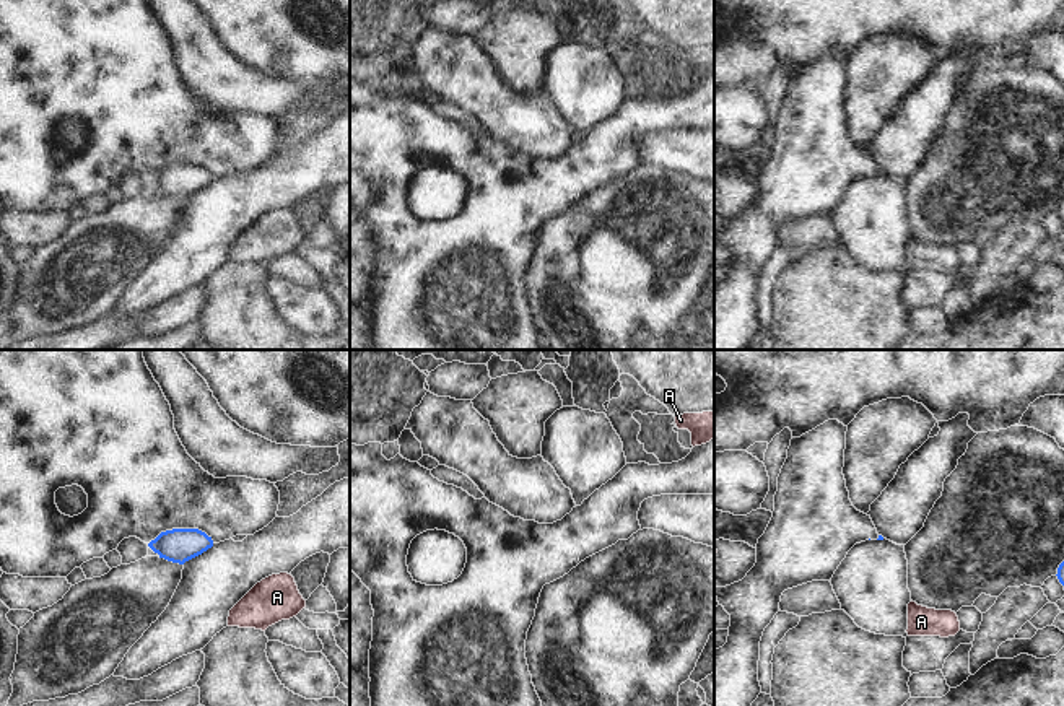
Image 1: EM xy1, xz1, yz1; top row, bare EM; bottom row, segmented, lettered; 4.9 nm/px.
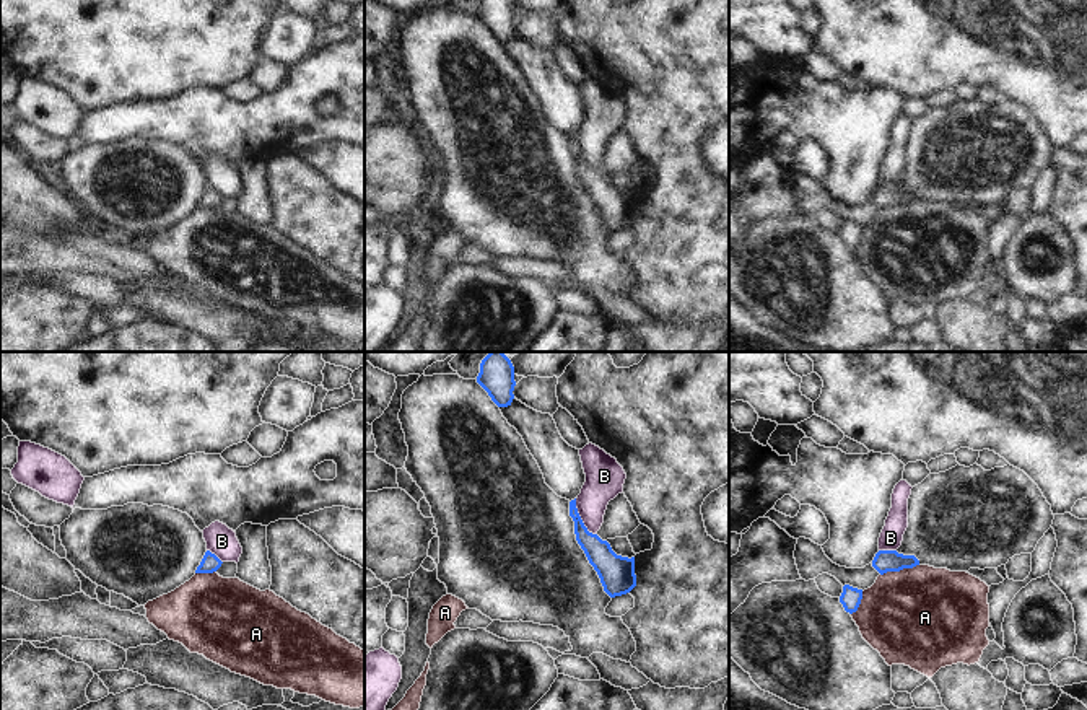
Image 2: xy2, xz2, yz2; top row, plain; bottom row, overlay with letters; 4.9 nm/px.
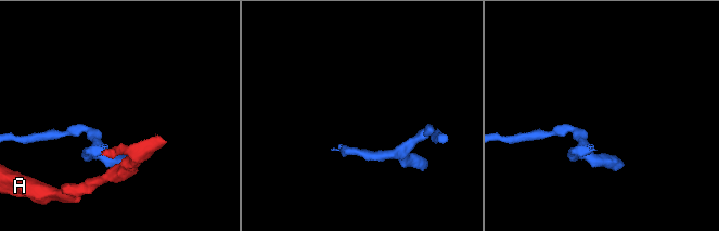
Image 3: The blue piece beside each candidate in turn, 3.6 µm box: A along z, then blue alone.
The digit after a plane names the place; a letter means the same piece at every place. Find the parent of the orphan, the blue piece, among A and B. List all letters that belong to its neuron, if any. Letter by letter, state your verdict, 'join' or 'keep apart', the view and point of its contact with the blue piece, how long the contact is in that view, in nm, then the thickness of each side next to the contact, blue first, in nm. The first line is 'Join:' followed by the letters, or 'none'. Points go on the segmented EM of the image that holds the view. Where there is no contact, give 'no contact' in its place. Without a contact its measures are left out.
Join: none
A: keep apart; contact yz2 (899, 570); length 200 nm; calibres 110 and 480 nm
B: keep apart; contact xz2 (580, 518); length 220 nm; calibres 130 and 190 nm

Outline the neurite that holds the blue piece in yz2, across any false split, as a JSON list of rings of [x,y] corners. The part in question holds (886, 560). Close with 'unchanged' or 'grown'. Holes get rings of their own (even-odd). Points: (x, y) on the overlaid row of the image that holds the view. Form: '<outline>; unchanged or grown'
[[[879,550],[872,560],[872,567],[880,573],[900,572],[919,565],[915,555],[903,555],[897,550]]]; unchanged

